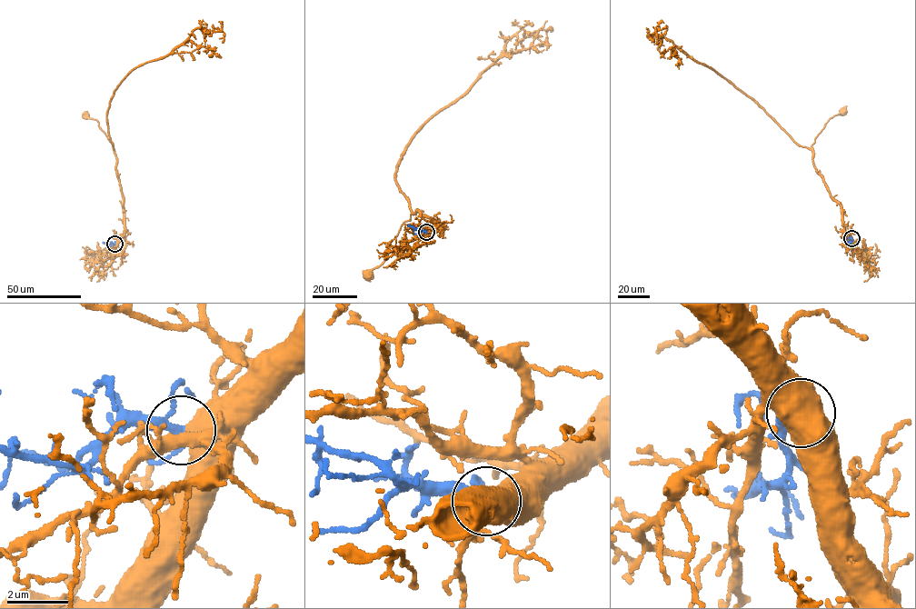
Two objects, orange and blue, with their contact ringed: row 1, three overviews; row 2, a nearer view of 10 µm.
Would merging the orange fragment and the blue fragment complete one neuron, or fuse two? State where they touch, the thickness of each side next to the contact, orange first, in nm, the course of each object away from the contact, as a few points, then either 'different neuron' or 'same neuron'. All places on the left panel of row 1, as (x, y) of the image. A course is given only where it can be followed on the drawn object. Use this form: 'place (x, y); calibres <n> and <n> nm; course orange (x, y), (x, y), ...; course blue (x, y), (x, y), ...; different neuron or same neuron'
place (114, 244); calibres 700 and 190 nm; course orange (115, 244), (122, 237), (124, 229), (123, 196), (117, 175), (116, 156), (112, 143), (97, 121), (85, 115); course blue (115, 244), (104, 243); same neuron

